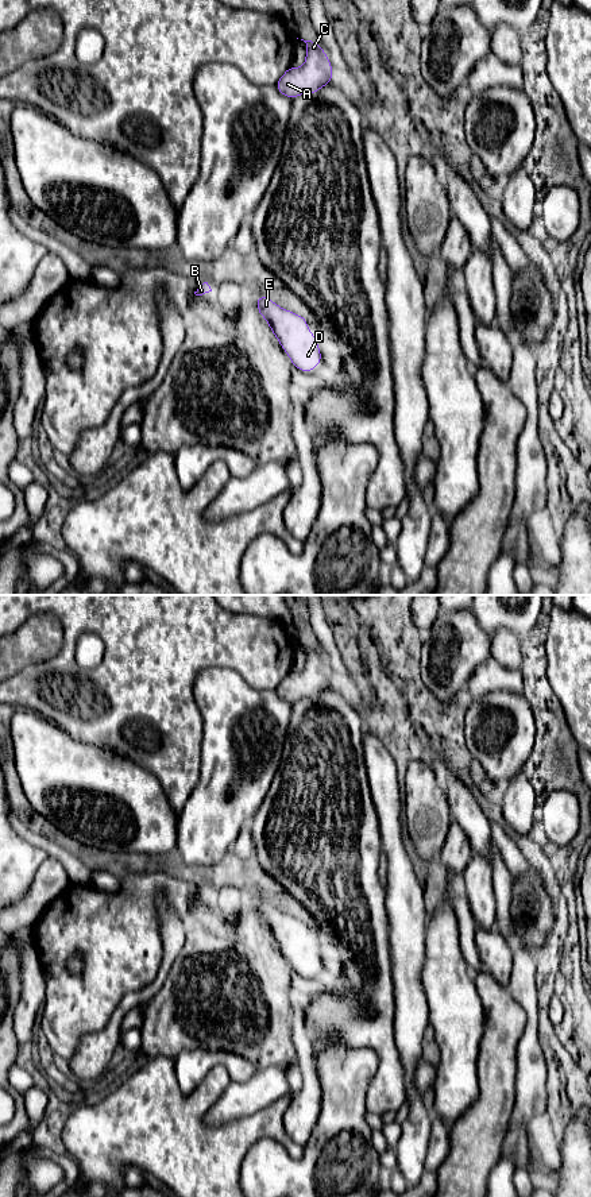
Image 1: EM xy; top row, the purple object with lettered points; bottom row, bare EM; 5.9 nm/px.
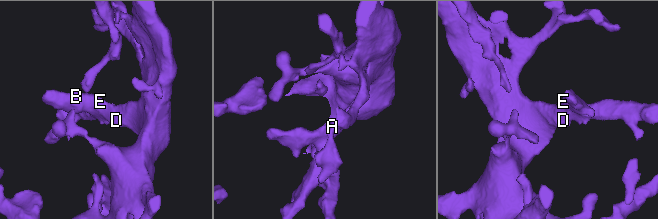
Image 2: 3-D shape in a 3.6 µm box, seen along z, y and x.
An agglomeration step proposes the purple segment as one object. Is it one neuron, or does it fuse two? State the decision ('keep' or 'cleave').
keep

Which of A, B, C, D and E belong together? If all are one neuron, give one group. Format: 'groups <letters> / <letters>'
groups A B C D E

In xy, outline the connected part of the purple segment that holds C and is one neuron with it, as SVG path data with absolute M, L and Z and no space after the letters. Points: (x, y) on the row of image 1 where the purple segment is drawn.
M317 42L306 43L306 59L302 67L290 66L275 84L275 88L290 100L300 94L313 94L332 84L332 63Z

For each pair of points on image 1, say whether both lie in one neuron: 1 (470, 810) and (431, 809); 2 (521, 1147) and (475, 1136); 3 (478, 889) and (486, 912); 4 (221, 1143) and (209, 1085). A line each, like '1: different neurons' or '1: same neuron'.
1: different neurons
2: different neurons
3: same neuron
4: same neuron

